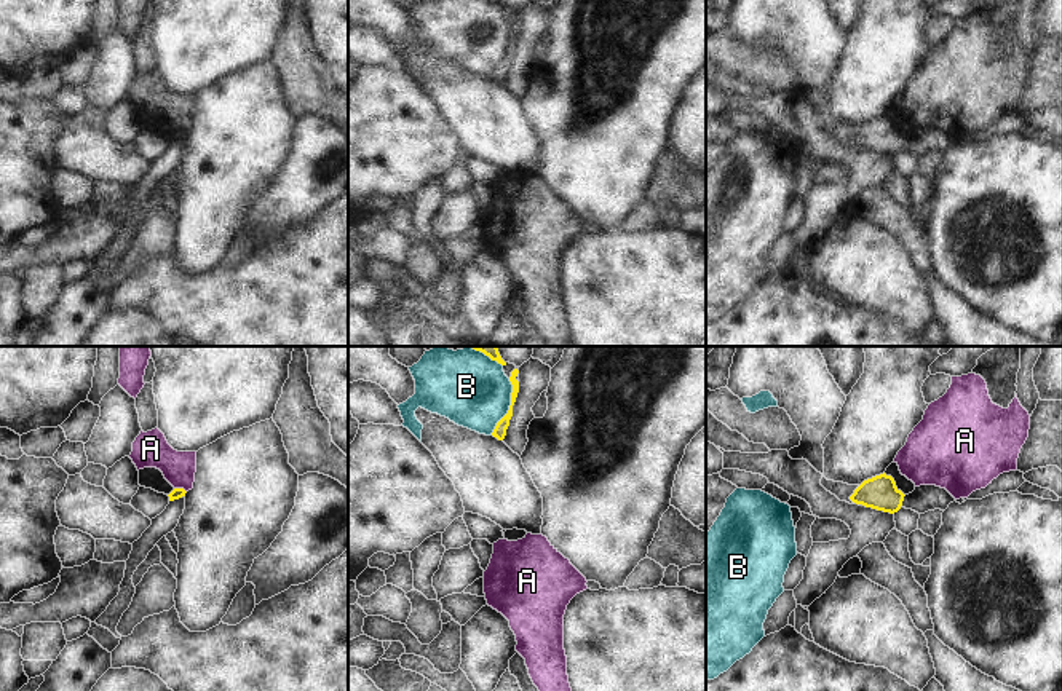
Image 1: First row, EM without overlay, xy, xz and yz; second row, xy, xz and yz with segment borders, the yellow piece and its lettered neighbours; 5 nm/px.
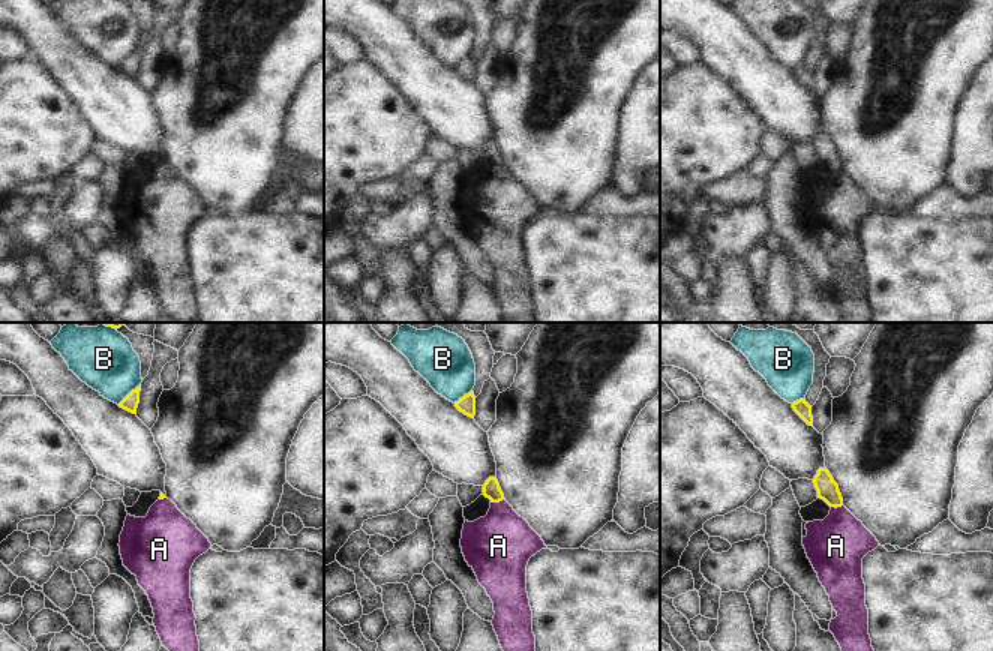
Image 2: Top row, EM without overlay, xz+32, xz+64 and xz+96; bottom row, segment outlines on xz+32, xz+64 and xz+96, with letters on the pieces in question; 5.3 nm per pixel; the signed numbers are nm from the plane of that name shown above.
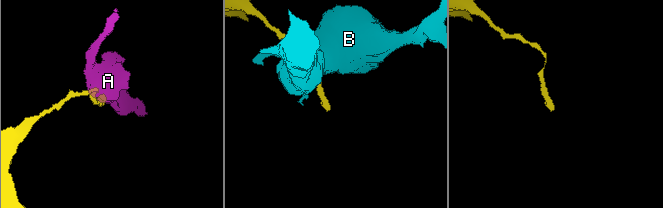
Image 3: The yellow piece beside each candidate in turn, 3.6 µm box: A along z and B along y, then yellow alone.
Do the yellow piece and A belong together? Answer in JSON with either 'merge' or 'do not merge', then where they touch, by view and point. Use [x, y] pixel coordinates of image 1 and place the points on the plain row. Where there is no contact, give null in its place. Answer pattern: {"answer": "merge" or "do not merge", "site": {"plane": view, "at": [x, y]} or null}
{"answer": "do not merge", "site": {"plane": "xy", "at": [181, 131]}}

